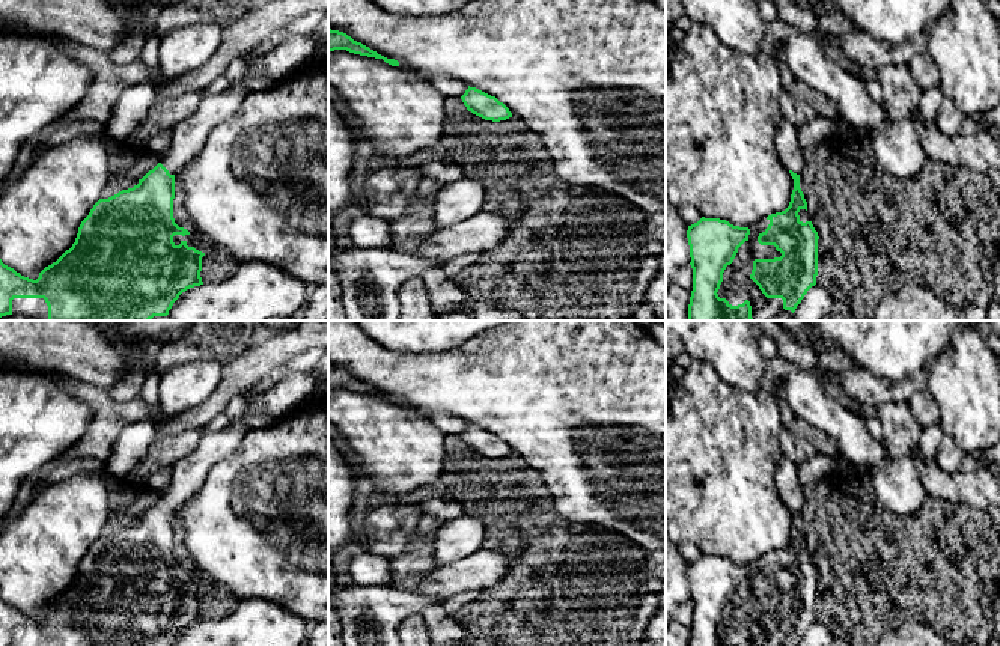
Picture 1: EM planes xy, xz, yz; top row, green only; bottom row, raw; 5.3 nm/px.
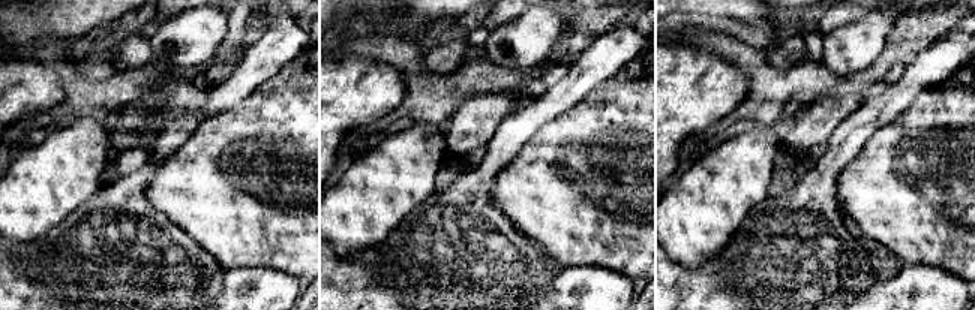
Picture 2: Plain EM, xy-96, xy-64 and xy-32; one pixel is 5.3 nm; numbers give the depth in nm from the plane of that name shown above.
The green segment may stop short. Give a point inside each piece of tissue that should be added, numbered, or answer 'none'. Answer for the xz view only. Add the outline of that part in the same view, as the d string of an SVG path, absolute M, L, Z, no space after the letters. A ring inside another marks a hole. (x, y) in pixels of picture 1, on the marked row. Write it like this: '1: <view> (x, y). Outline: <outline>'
none

